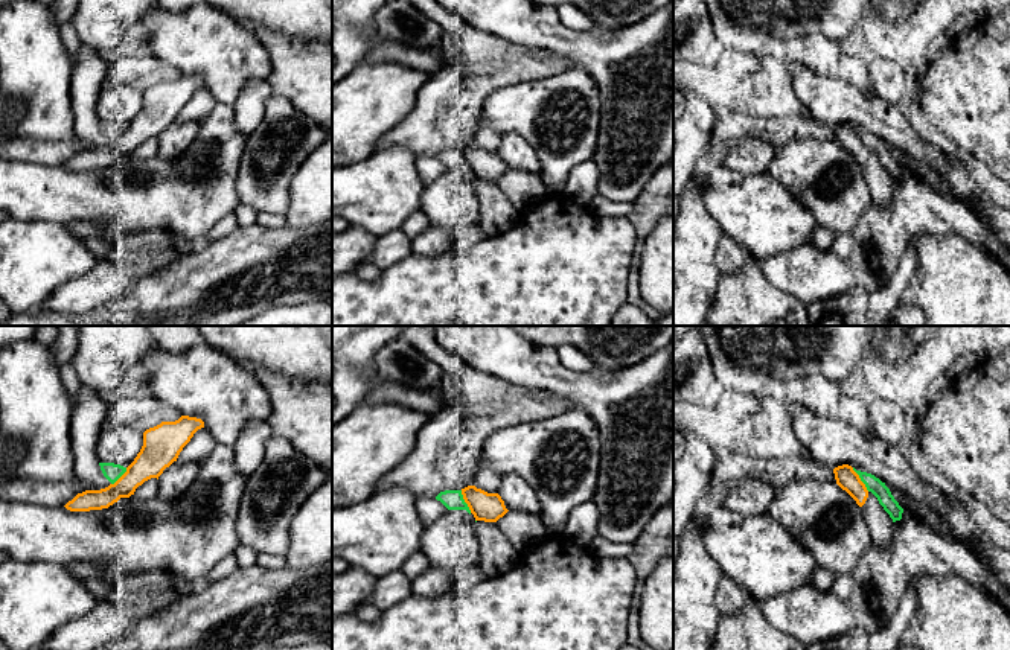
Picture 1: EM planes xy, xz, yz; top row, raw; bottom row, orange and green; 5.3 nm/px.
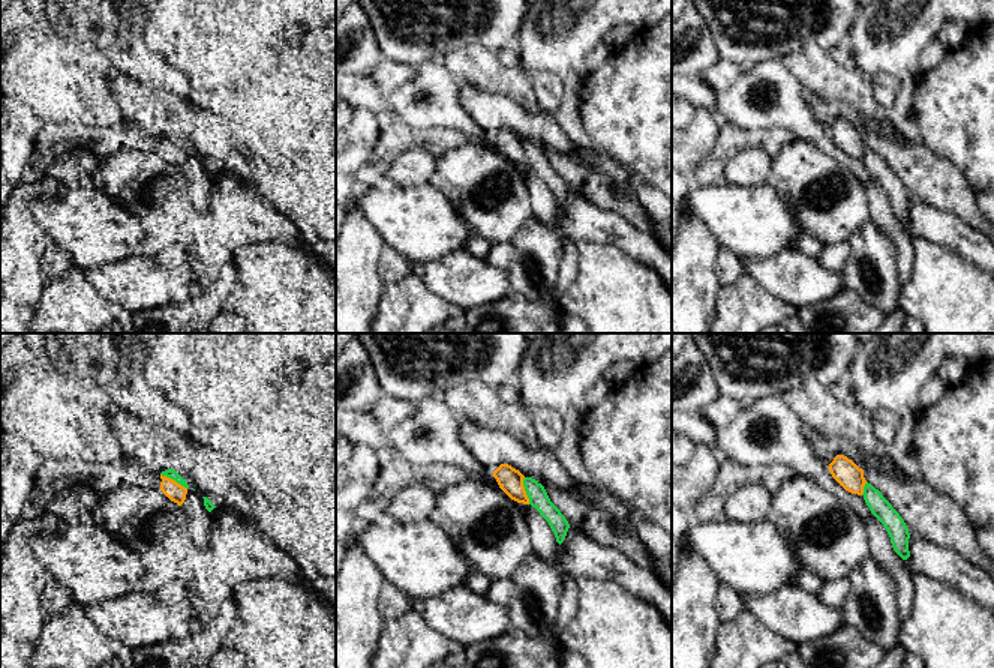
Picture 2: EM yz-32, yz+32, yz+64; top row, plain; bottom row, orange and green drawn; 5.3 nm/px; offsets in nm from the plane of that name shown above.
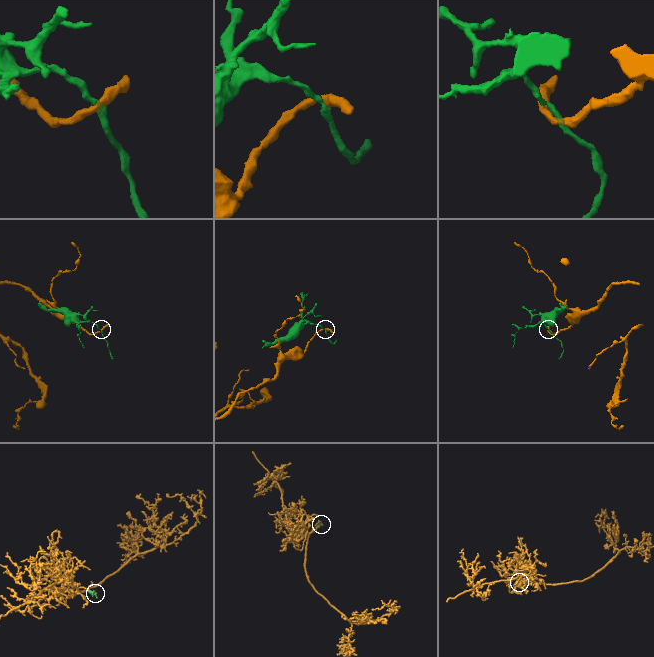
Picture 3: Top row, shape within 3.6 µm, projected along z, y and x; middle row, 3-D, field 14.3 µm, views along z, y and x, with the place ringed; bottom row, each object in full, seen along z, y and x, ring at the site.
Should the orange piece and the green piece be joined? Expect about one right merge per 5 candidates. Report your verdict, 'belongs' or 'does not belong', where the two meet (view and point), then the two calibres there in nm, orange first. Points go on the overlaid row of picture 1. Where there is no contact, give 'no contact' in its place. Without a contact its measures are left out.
does not belong; contact yz (859, 480); calibres 110 and 90 nm

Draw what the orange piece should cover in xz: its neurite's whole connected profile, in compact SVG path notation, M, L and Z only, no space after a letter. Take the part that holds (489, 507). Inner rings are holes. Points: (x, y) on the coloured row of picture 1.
M468 486L462 489L462 495L475 521L497 522L509 511L498 493L487 493L475 486Z

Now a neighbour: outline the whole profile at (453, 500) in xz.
M445 490L436 496L448 510L466 510L471 515L468 504L463 499L462 490Z

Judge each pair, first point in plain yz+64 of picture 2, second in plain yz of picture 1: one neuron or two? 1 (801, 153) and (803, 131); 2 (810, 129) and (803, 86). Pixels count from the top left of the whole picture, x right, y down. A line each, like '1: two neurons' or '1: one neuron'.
1: two neurons
2: two neurons

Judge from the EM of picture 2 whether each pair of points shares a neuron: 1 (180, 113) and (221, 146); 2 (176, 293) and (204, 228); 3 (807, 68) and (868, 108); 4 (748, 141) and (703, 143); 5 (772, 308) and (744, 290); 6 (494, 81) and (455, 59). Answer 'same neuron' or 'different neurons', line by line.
1: same neuron
2: different neurons
3: same neuron
4: different neurons
5: same neuron
6: same neuron

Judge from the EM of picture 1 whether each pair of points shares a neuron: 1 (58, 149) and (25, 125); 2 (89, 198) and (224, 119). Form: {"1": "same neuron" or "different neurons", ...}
{"1": "different neurons", "2": "same neuron"}

